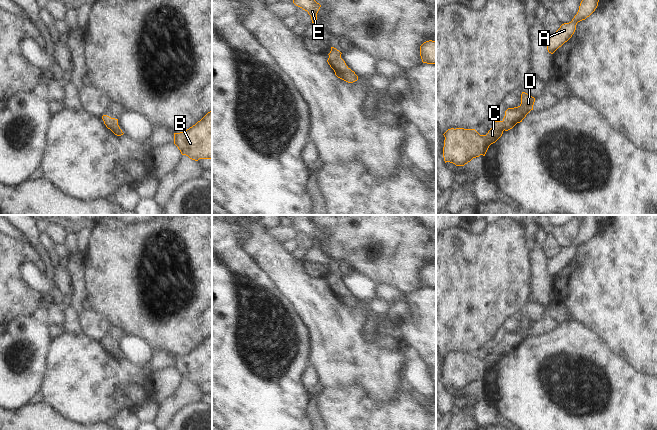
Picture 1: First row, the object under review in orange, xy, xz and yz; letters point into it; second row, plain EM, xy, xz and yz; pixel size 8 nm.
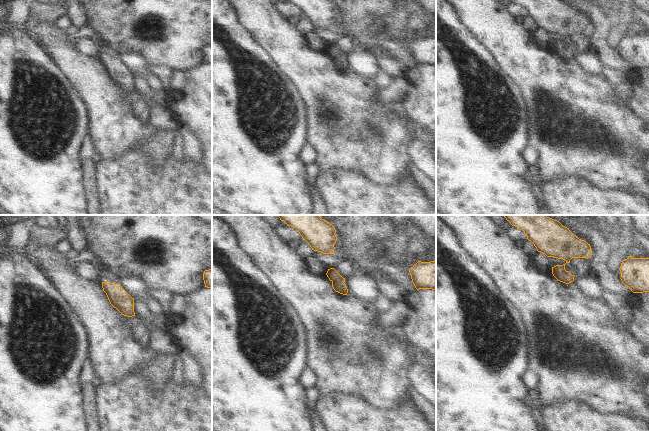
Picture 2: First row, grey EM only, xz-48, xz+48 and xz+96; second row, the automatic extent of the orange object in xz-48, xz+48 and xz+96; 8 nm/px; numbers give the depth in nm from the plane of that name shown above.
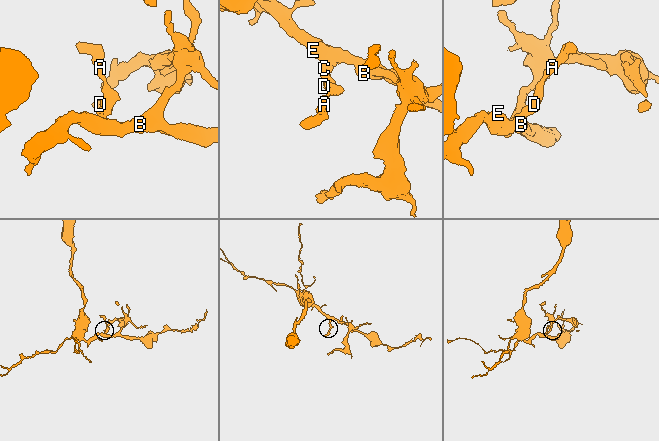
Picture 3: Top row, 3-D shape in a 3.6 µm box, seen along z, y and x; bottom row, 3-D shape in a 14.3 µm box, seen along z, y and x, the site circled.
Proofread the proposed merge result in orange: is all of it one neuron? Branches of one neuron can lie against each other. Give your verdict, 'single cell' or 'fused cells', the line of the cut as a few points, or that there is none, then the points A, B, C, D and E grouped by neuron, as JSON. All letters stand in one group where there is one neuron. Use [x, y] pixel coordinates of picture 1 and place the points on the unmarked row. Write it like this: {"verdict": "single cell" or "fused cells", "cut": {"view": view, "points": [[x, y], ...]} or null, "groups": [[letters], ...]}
{"verdict": "single cell", "cut": null, "groups": [["A", "B", "C", "D", "E"]]}

